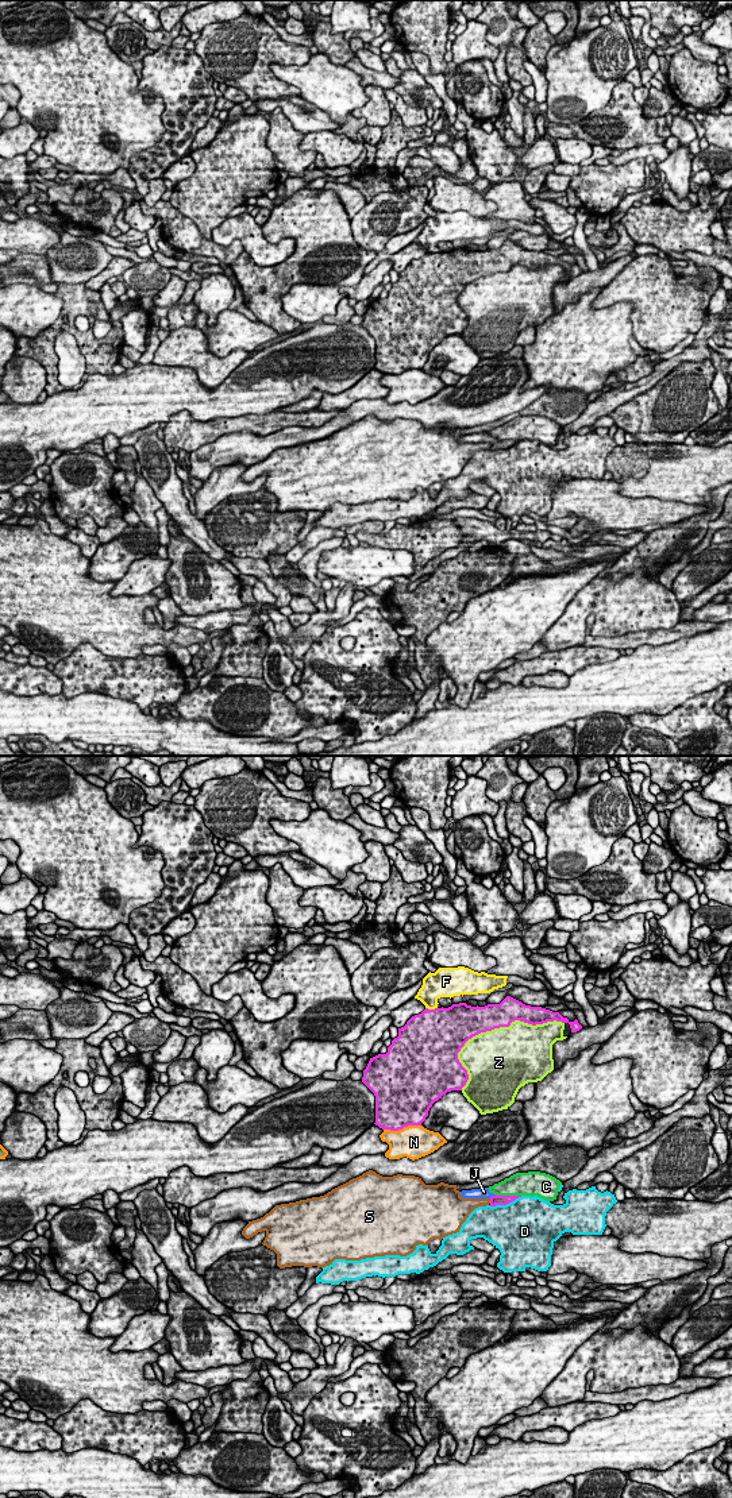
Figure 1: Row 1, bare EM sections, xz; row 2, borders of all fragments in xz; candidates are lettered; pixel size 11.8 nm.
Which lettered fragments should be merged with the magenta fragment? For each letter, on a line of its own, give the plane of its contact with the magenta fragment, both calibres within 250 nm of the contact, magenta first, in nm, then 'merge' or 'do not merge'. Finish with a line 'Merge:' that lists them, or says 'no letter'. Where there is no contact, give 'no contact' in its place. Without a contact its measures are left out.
C: xz | 130/280 nm | do not merge
D: xz | 130/500 nm | do not merge
F: xz | 500/260 nm | do not merge
J: xz | 130/130 nm | merge
N: xz | 480/400 nm | do not merge
S: xz | 130/160 nm | do not merge
Z: xz | 340/500 nm | do not merge
Merge: J

